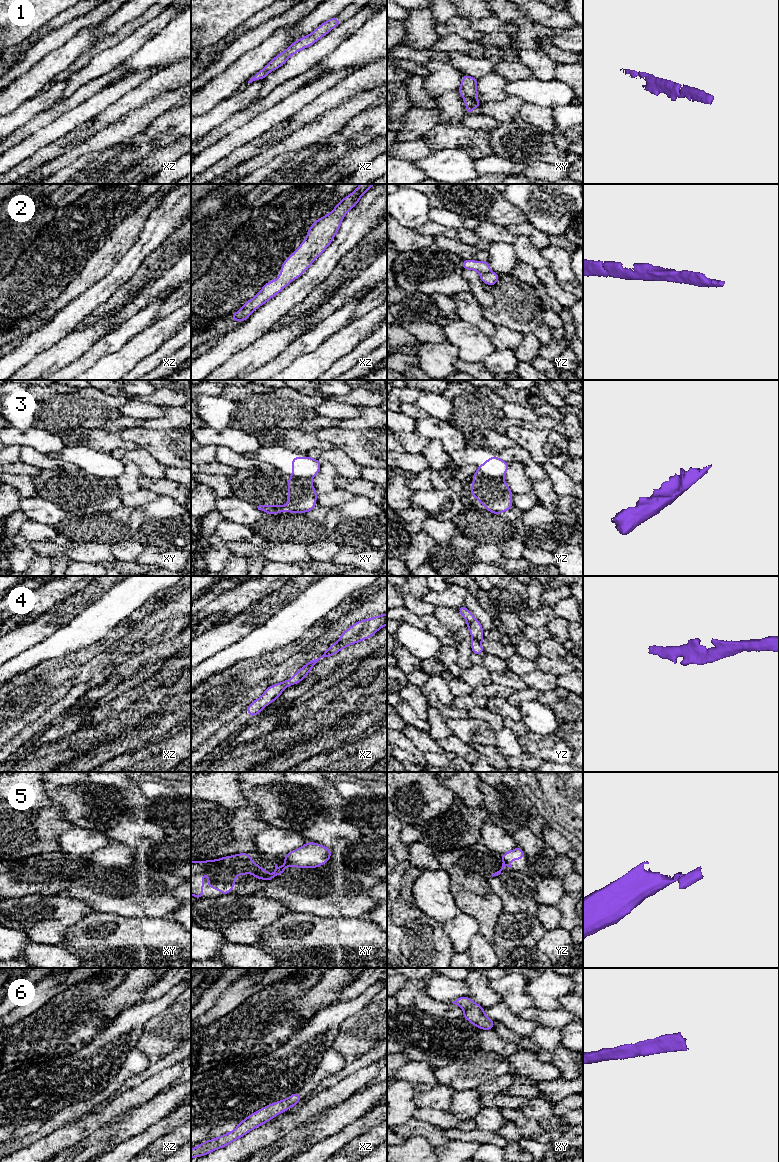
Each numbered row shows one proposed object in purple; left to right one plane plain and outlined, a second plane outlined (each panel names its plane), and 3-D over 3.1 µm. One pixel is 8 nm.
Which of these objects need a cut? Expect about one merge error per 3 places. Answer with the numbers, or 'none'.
3, 5

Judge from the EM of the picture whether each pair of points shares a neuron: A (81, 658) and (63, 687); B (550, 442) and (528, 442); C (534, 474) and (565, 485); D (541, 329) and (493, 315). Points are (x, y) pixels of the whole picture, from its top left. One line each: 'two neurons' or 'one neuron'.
A: two neurons
B: one neuron
C: two neurons
D: one neuron

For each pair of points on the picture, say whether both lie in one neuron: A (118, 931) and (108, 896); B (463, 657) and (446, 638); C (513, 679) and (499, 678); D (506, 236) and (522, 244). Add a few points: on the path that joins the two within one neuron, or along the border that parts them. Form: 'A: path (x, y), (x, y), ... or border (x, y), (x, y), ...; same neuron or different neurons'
A: border (94, 910), (134, 918); different neurons
B: border (453, 634), (455, 646); different neurons
C: path (510, 679), (502, 678); same neuron
D: border (516, 235), (516, 241), (513, 244); different neurons

